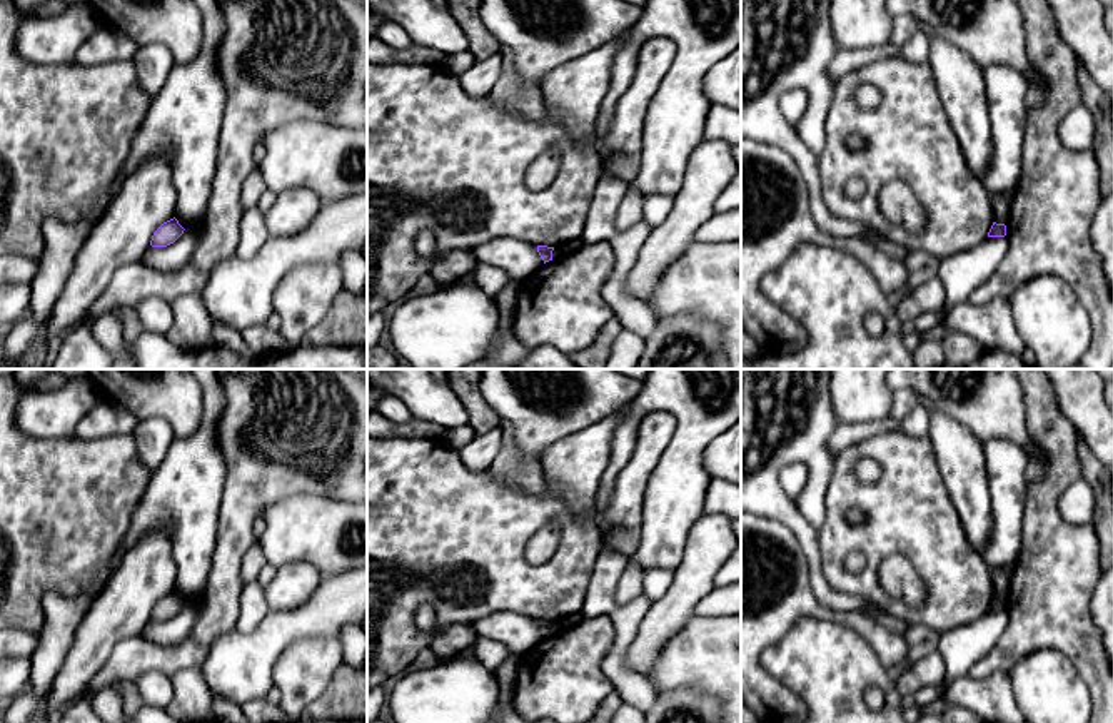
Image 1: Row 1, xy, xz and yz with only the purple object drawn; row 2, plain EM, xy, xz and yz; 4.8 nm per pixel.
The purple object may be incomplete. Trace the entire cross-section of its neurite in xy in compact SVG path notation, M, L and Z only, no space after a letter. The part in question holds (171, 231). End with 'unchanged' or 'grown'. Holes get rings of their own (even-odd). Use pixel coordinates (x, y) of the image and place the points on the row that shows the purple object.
M174 217L167 222L164 222L152 235L150 245L152 247L167 247L174 244L182 234L184 227L179 224L179 220Z; unchanged

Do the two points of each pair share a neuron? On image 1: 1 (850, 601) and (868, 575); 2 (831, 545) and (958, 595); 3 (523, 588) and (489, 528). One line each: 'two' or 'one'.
1: two
2: one
3: one

